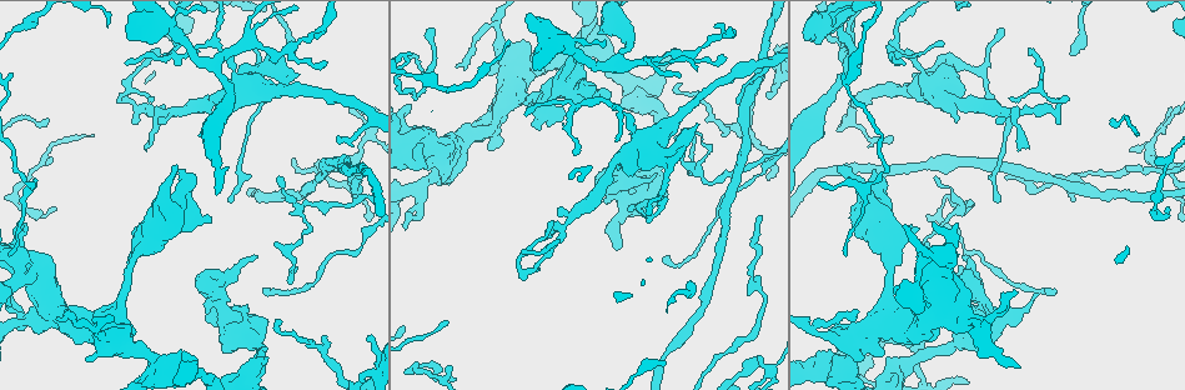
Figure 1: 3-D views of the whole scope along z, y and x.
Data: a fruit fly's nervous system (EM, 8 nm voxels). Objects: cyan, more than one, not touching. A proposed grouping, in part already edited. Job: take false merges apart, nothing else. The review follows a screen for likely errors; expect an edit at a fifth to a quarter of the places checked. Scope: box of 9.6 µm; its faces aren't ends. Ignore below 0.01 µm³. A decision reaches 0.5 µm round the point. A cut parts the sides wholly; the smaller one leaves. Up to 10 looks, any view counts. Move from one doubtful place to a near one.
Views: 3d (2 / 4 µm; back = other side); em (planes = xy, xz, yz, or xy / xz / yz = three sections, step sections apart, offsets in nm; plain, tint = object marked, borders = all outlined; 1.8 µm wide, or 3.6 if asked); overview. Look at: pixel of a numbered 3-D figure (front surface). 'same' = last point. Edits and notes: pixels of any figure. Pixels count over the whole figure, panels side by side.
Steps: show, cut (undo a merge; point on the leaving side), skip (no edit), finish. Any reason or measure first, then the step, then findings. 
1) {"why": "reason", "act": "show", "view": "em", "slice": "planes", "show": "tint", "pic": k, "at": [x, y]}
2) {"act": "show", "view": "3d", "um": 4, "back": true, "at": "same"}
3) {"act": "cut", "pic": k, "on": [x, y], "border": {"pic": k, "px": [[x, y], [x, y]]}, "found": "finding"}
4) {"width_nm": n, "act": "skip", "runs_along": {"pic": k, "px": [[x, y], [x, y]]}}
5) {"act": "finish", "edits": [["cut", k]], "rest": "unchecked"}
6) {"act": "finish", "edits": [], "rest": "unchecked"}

{"why": "thick turns thin", "act": "show", "view": "em", "slice": "planes", "show": "plain", "pic": 1, "at": [917, 322]}

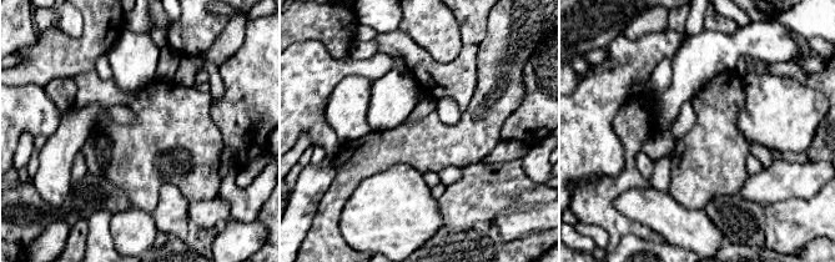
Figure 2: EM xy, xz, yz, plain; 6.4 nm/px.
{"why": "where the object lies", "act": "show", "view": "em", "slice": "planes", "show": "tint", "at": "same"}

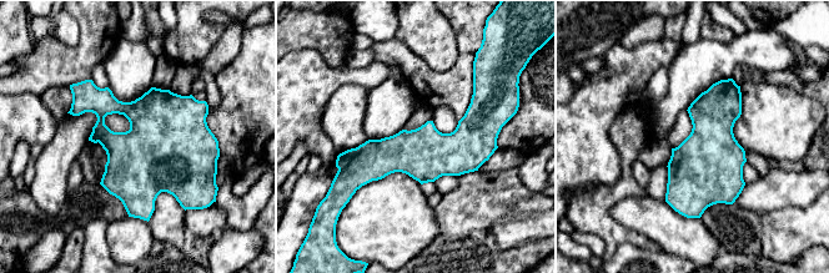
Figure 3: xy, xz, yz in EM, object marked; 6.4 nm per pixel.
{"act": "skip", "runs_along": {"pic": 3, "px": [[491, 134], [456, 153], [343, 158]]}, "found": "continuous, no second neuron"}

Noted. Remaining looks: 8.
{"why": "sudden change in width", "act": "show", "view": "3d", "um": 4, "pic": 1, "at": [812, 332]}

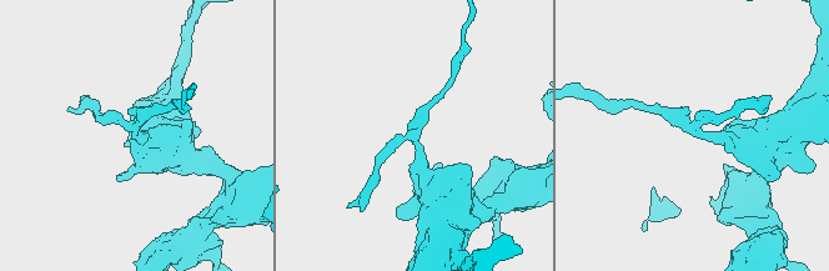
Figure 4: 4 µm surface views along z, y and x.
{"arms": 3, "why": "now the EM", "act": "show", "view": "em", "slice": "xy", "step": 4, "show": "tint", "pic": 4, "at": [414, 138]}

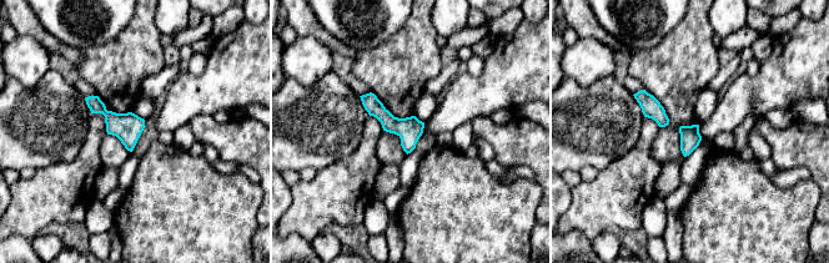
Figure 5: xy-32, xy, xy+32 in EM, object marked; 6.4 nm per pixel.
{"why": "another direction", "act": "show", "view": "em", "slice": "planes", "show": "tint", "at": "same"}

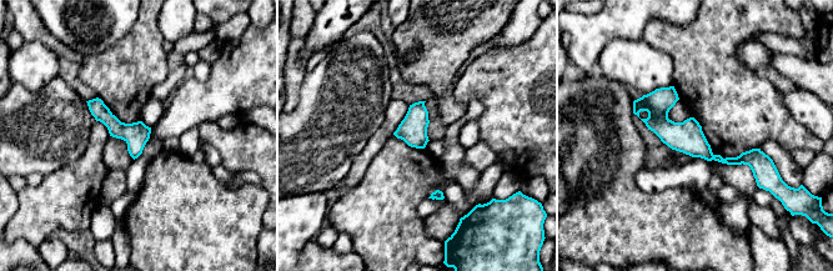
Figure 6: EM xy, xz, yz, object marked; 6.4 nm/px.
{"act": "cut", "pic": 6, "on": [687, 136], "border": {"pic": 6, "px": [[712, 155], [713, 159]]}, "found": "two neurons meet here"}

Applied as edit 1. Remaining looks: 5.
{"why": "see it whole again", "act": "show", "view": "overview"}

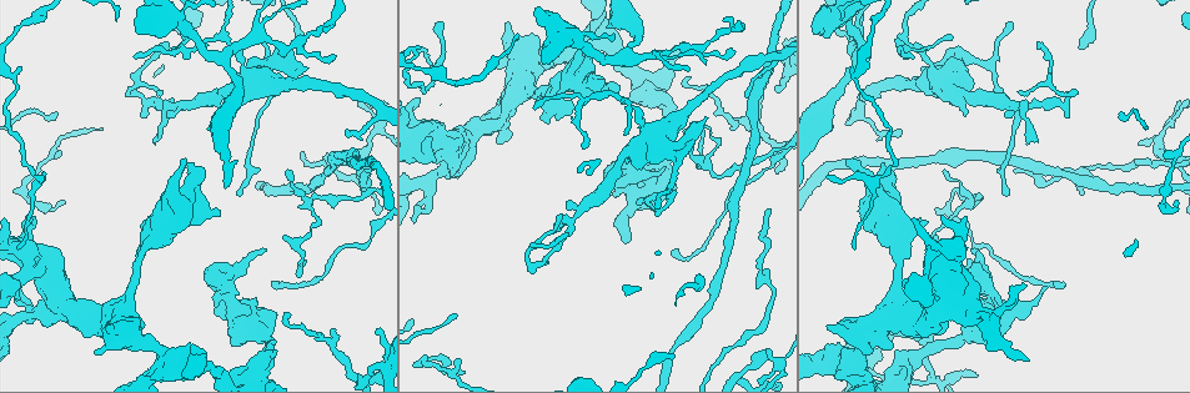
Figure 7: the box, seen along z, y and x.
{"why": "four or more arms meet", "act": "show", "view": "3d", "um": 4, "pic": 7, "at": [663, 146]}

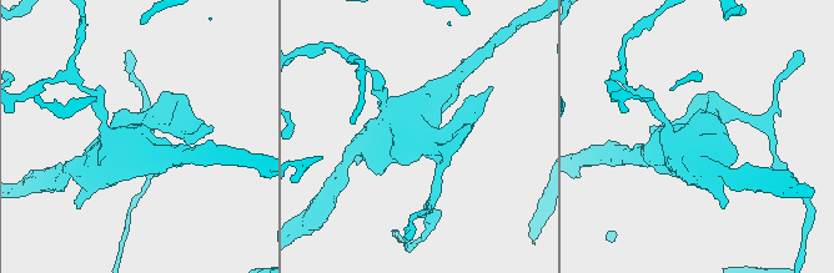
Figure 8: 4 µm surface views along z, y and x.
{"act": "show", "view": "em", "um": 3.6, "slice": "planes", "show": "tint", "pic": 8, "at": [416, 133]}

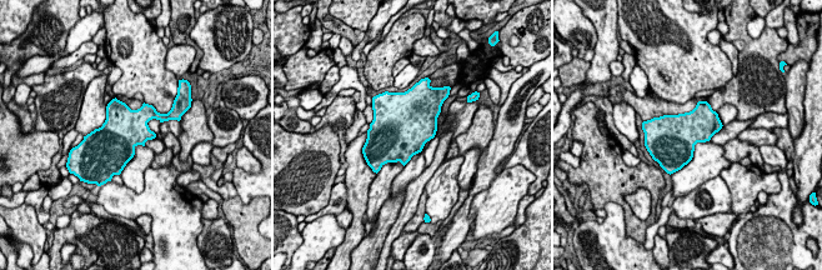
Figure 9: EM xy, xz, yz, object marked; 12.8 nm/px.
{"width_nm": 480, "act": "skip", "found": "one neuron here"}

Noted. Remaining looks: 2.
{"why": "side arm on a straight run", "act": "show", "view": "em", "slice": "planes", "show": "tint", "pic": 7, "at": [631, 21]}

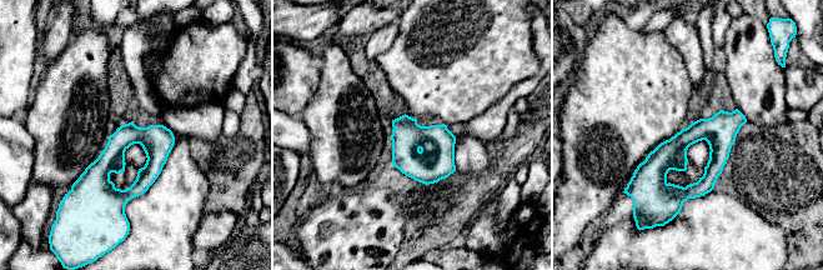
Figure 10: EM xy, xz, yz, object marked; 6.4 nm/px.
{"act": "skip", "runs_along": {"pic": 10, "px": [[737, 114], [711, 175], [673, 206]]}, "found": "one neuron here"}

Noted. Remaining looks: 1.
{"act": "finish", "edits": [["cut", 6]], "rest": "unchecked"}

